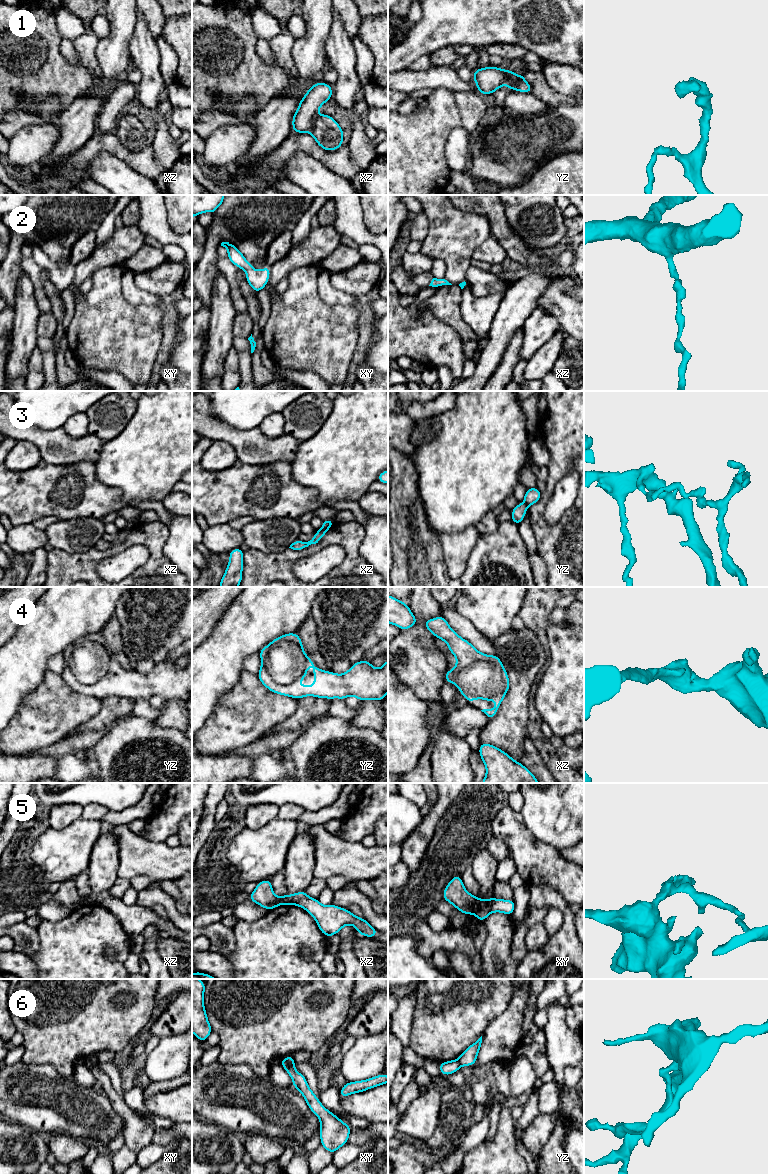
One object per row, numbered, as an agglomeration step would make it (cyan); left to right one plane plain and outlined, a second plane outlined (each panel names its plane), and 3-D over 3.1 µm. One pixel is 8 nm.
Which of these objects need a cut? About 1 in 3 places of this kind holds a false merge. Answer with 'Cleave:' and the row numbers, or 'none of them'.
Cleave: 1, 3, 5, 6

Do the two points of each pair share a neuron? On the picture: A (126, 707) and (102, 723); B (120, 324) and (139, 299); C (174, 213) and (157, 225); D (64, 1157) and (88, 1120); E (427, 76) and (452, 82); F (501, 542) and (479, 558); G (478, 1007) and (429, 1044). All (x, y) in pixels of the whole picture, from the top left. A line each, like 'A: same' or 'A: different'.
A: same
B: different
C: different
D: different
E: same
F: same
G: same

